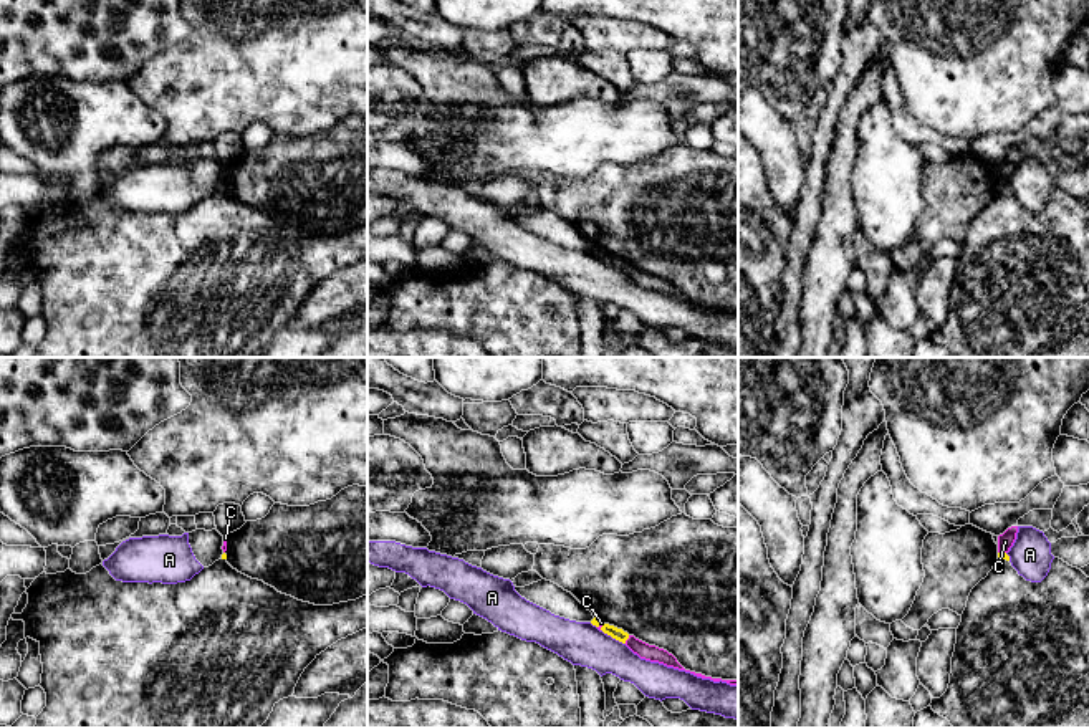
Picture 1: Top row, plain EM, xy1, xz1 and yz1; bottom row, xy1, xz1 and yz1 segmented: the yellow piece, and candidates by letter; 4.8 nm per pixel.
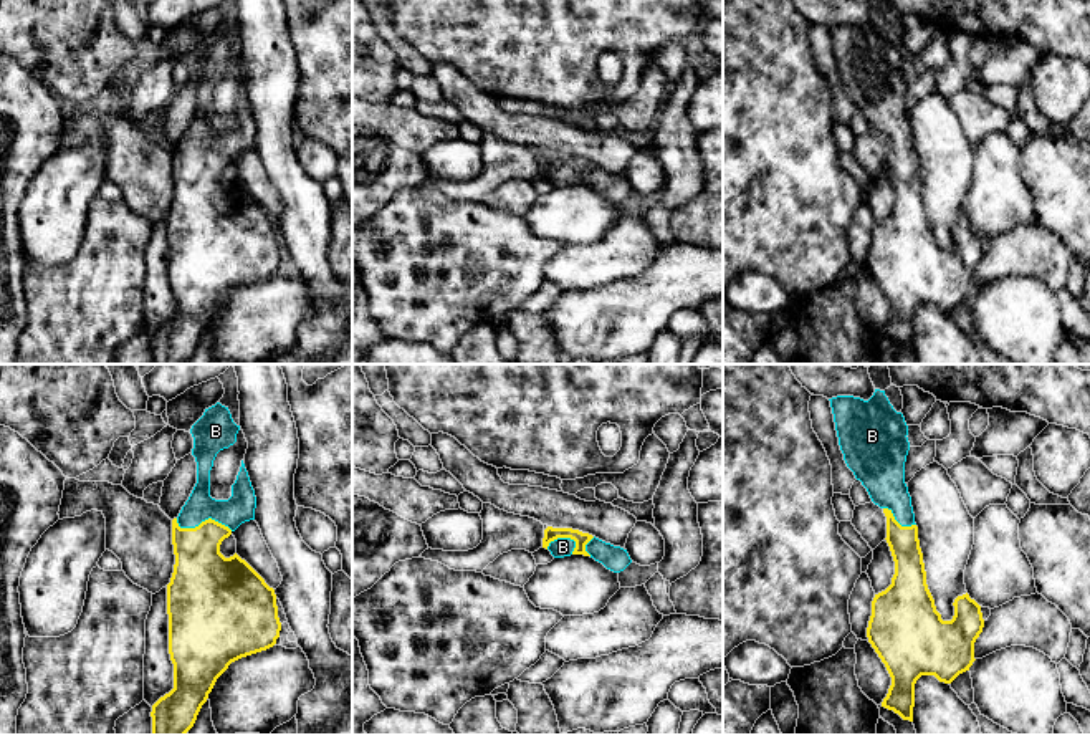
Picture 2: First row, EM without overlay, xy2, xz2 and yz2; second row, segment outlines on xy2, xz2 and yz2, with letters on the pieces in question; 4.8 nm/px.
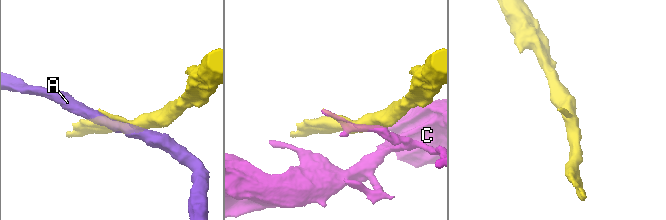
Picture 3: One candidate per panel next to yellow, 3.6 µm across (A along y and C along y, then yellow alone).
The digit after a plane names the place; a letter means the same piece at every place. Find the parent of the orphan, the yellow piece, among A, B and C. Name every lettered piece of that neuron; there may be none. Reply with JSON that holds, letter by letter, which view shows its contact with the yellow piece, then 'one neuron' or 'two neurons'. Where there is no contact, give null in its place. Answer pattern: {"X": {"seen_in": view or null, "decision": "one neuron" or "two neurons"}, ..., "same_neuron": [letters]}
{"A": {"seen_in": "xz1", "decision": "two neurons"}, "B": {"seen_in": "xy2", "decision": "one neuron"}, "C": {"seen_in": "xz1", "decision": "two neurons"}, "same_neuron": ["B"]}

